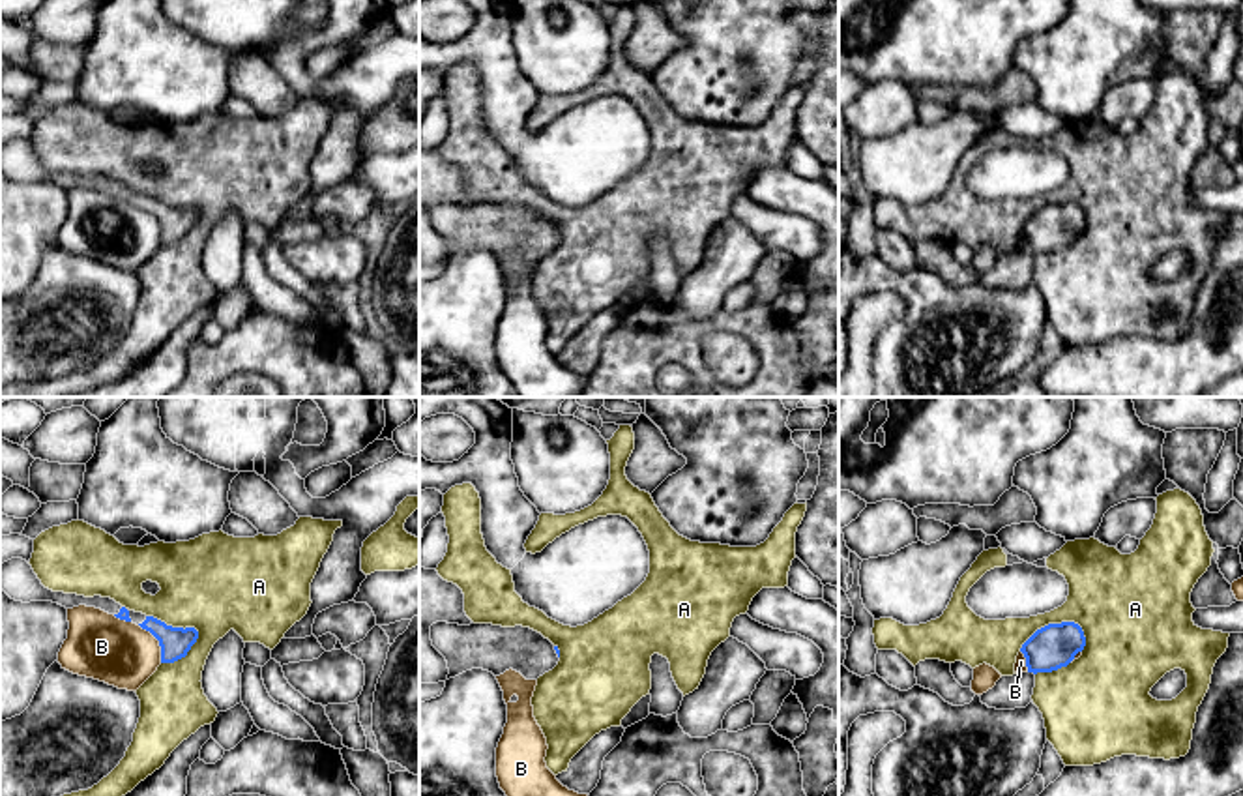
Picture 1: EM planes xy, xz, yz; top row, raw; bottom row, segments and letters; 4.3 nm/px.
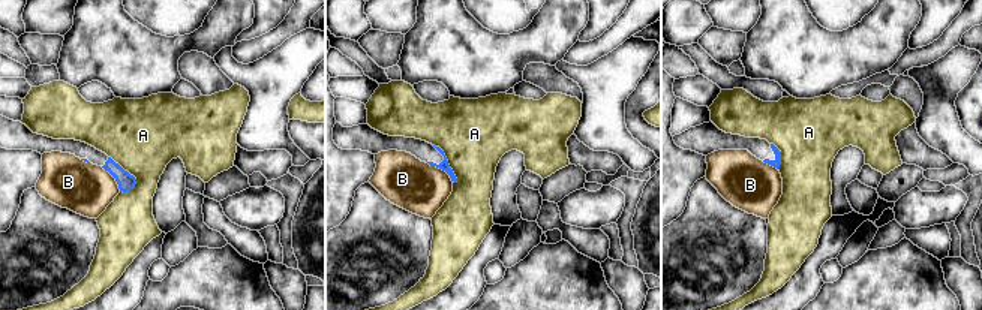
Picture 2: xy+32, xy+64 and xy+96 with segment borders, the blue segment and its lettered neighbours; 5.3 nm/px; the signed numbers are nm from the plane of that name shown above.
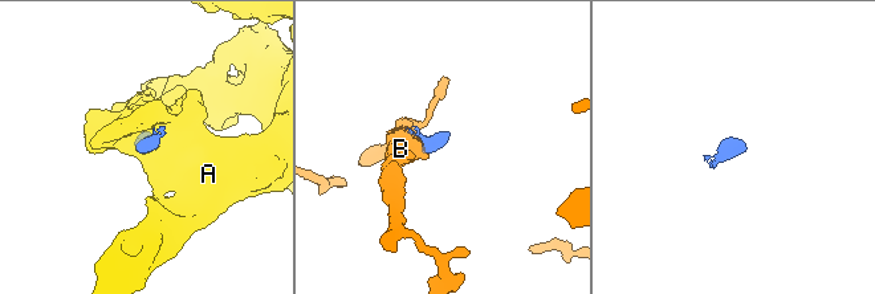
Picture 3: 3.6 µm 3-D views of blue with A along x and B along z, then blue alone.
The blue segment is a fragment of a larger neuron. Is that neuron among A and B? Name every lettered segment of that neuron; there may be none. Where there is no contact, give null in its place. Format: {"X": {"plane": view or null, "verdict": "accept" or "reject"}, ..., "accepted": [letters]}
{"A": {"plane": "xy", "verdict": "reject"}, "B": {"plane": "xy", "verdict": "reject"}, "accepted": []}

